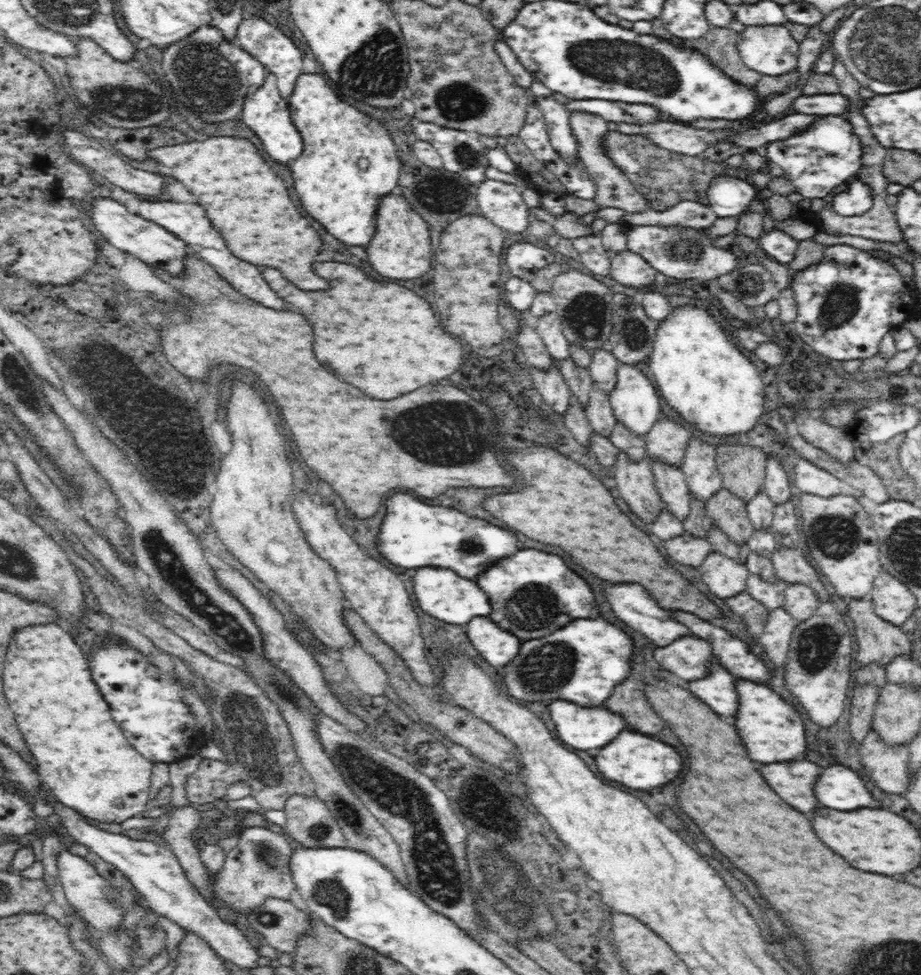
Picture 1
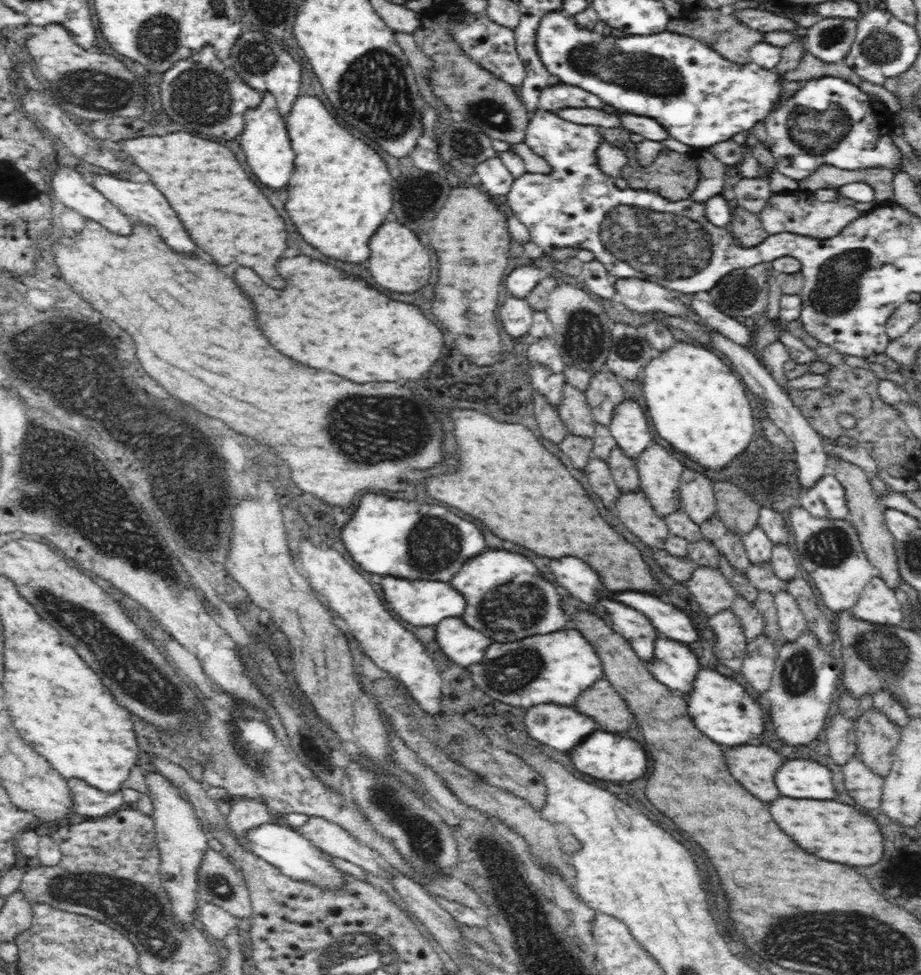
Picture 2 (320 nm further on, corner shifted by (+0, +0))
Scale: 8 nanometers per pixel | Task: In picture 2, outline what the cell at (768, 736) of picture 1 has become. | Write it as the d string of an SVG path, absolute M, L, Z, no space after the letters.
M700 669L694 680L694 688L687 695L687 709L691 720L705 736L726 746L757 744L764 732L764 710L734 678L712 669Z

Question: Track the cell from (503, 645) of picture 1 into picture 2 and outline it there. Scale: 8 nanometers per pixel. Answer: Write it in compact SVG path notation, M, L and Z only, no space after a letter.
M460 617L446 618L436 626L435 639L444 654L460 666L478 664L484 658L484 650L493 642L478 630L466 626Z

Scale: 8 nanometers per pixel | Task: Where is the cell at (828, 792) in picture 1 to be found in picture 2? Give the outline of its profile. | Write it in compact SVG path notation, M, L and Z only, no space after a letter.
M788 760L780 766L774 782L782 796L790 798L814 798L832 800L836 790L832 784L832 774L826 766L810 760Z

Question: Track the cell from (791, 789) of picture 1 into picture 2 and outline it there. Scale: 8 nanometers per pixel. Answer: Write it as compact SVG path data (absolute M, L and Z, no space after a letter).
M757 744L730 746L724 750L726 764L732 776L760 800L774 800L780 796L774 786L774 772L782 764L782 756L778 756L772 748Z

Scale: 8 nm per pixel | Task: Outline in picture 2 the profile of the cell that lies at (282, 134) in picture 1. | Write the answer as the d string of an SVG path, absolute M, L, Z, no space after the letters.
M263 93L256 110L248 110L244 114L244 132L240 136L240 146L246 154L246 164L250 166L252 174L270 188L282 188L288 184L292 170L294 170L294 152L290 148L290 138L286 132L285 118L280 116L278 103L273 94Z

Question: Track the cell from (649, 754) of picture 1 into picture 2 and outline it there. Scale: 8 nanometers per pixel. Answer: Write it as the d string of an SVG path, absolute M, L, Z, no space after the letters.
M594 732L594 734L590 734L590 738L586 738L586 742L582 742L582 744L578 744L570 752L570 756L572 756L574 766L580 772L584 772L588 776L594 776L594 778L600 778L600 780L614 780L614 782L624 780L624 782L628 782L628 780L634 780L642 772L648 770L646 752L642 754L638 742L630 740L630 738L610 734L610 732Z

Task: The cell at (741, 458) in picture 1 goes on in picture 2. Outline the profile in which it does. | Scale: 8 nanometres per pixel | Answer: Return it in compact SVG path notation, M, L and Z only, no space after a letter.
M714 482L716 515L732 531L744 536L759 524L759 504L732 482Z

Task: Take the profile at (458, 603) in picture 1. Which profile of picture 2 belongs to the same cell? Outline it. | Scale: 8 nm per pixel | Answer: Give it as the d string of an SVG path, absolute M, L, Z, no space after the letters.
M384 576L380 582L388 606L406 622L414 626L436 626L444 618L459 617L466 608L465 598L450 586L449 582L434 580L402 580Z

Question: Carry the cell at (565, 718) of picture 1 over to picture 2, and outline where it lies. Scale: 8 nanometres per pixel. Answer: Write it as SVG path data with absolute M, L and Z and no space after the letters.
M552 704L530 708L524 716L524 724L526 734L560 752L572 750L590 732L596 730L596 722L592 718L578 714L566 706Z

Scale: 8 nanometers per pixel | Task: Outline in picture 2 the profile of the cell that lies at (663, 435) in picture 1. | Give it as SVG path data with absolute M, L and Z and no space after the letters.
M653 443L635 459L641 491L660 517L681 508L680 478L685 466L664 446Z

